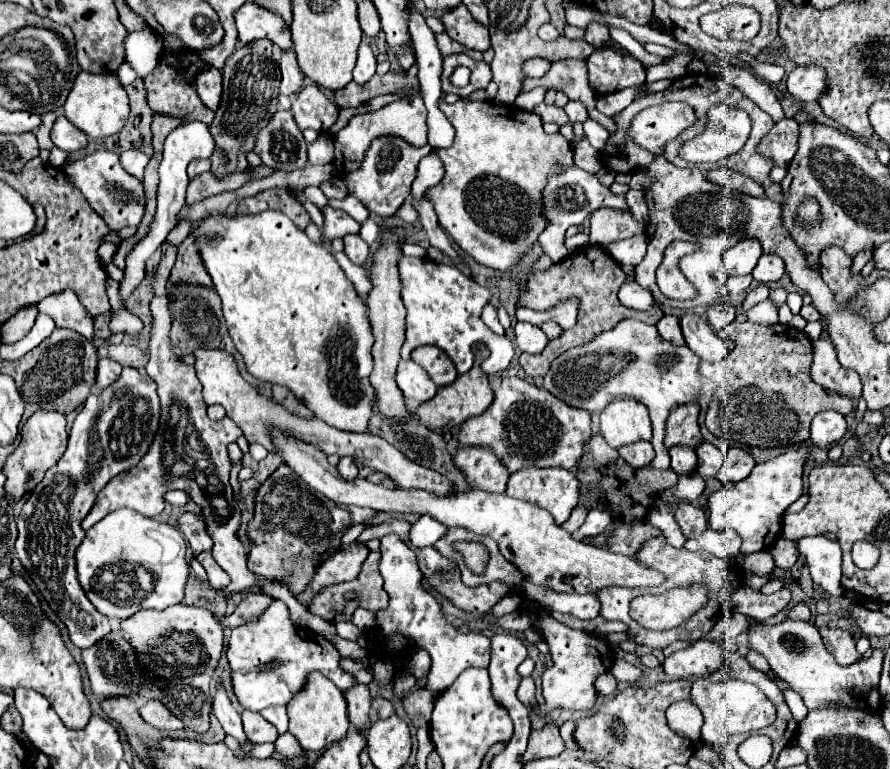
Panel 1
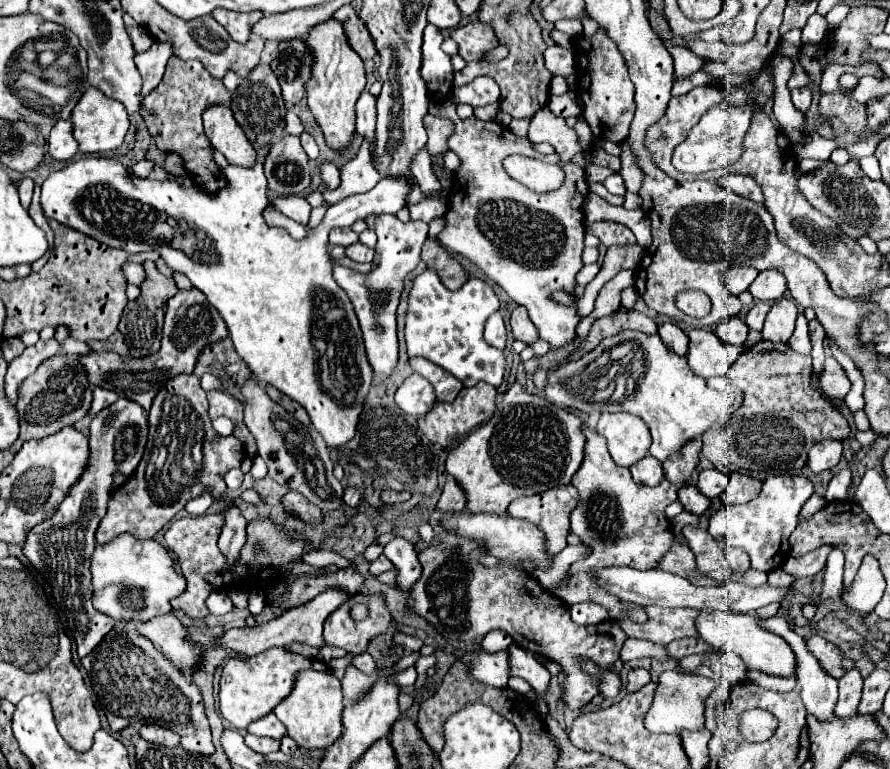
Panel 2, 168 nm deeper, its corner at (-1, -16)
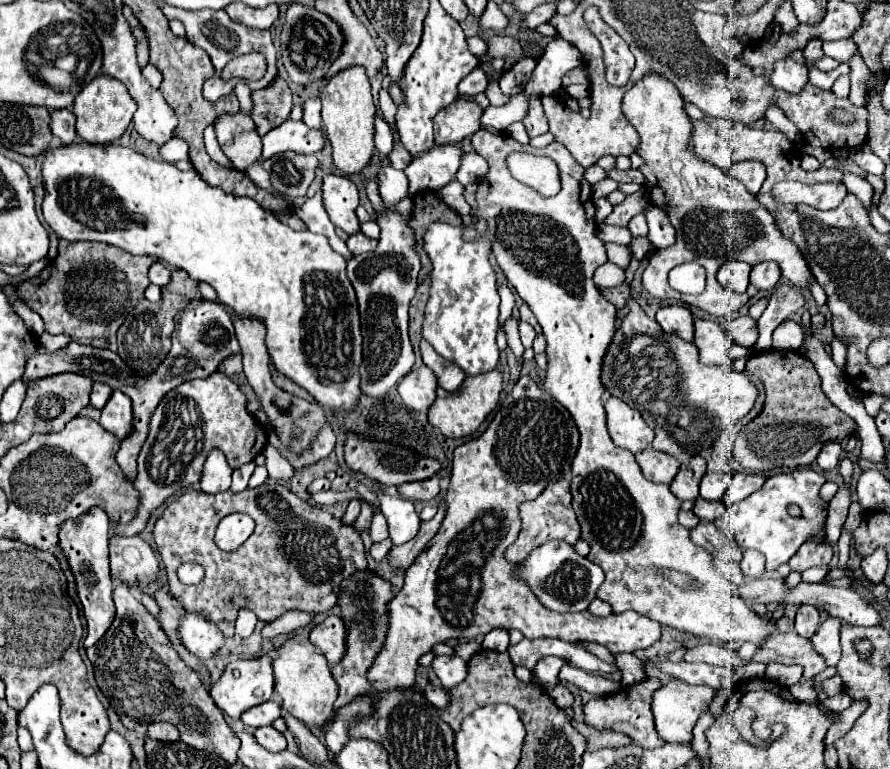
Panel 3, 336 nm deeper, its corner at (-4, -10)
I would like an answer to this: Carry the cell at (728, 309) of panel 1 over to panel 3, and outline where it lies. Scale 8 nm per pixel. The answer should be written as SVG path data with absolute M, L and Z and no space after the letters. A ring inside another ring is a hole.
M740 316L732 322L726 324L726 334L740 346L744 348L752 348L758 340L758 328L756 328L756 320L752 320L750 316Z

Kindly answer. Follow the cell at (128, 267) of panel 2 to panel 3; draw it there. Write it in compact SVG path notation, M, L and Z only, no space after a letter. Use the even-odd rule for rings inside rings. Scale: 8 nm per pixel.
M156 262L156 264L152 266L152 270L148 272L148 276L150 276L150 282L152 282L152 284L164 288L164 286L168 286L170 280L172 280L172 270L170 270L168 266L164 266L162 262Z

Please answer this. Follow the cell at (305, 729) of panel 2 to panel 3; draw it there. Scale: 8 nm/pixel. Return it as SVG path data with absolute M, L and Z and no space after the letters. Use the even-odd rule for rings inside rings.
M290 636L280 648L278 656L272 660L274 678L276 678L276 694L282 698L282 708L292 716L302 720L308 728L320 728L332 716L332 706L338 698L338 684L332 678L326 658L316 652L312 642L298 642Z

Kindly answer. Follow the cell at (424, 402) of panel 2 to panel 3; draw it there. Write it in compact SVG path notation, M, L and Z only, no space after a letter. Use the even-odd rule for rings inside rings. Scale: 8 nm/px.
M420 366L412 372L406 374L406 378L398 384L398 392L402 396L402 400L418 412L428 410L434 400L436 400L436 388L438 388L438 380L434 376L434 372L428 366Z

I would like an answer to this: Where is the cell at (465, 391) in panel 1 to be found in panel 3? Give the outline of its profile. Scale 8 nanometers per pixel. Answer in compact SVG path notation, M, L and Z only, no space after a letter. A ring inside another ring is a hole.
M500 370L468 376L456 392L446 392L444 388L438 388L436 402L428 410L428 422L434 428L438 428L446 438L472 436L482 426L482 422L488 418L488 414L498 406L500 392L502 392L502 372Z

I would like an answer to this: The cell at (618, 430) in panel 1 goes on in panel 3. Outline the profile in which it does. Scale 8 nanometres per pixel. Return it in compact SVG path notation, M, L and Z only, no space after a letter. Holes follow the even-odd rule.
M608 396L604 402L608 432L616 446L638 454L640 450L648 448L654 440L654 430L644 422L636 408L630 408L624 400L616 396Z

